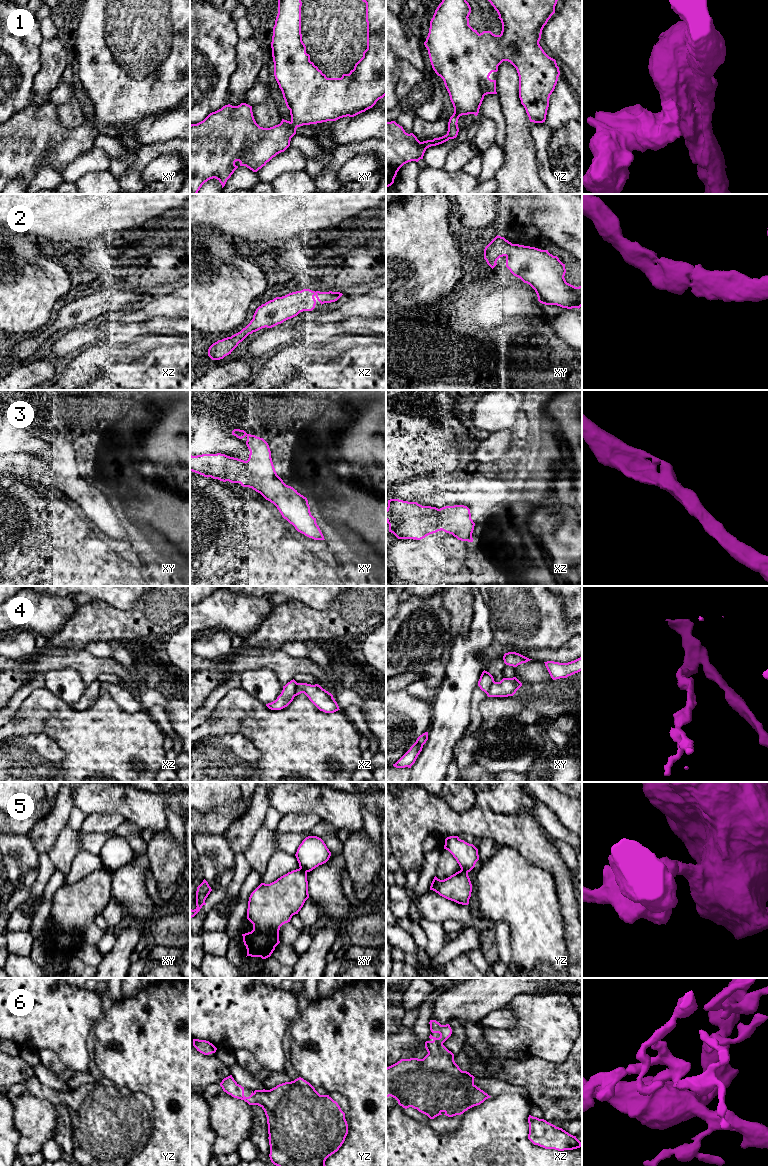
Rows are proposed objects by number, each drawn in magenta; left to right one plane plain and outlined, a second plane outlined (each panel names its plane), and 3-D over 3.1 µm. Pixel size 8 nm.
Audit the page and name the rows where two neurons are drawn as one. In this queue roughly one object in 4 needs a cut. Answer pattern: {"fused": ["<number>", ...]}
{"fused": ["4", "5"]}

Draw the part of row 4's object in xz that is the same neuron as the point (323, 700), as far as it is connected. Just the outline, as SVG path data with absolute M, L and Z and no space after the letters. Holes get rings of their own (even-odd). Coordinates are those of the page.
M297 683L295 696L301 693L304 693L320 711L334 713L340 710L333 695L318 684Z

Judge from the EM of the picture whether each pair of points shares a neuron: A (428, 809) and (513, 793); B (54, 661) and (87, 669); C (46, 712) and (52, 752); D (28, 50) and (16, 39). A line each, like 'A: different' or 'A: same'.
A: different
B: same
C: different
D: same

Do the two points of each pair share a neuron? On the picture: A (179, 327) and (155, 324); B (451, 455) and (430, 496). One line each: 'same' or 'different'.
A: same
B: different

